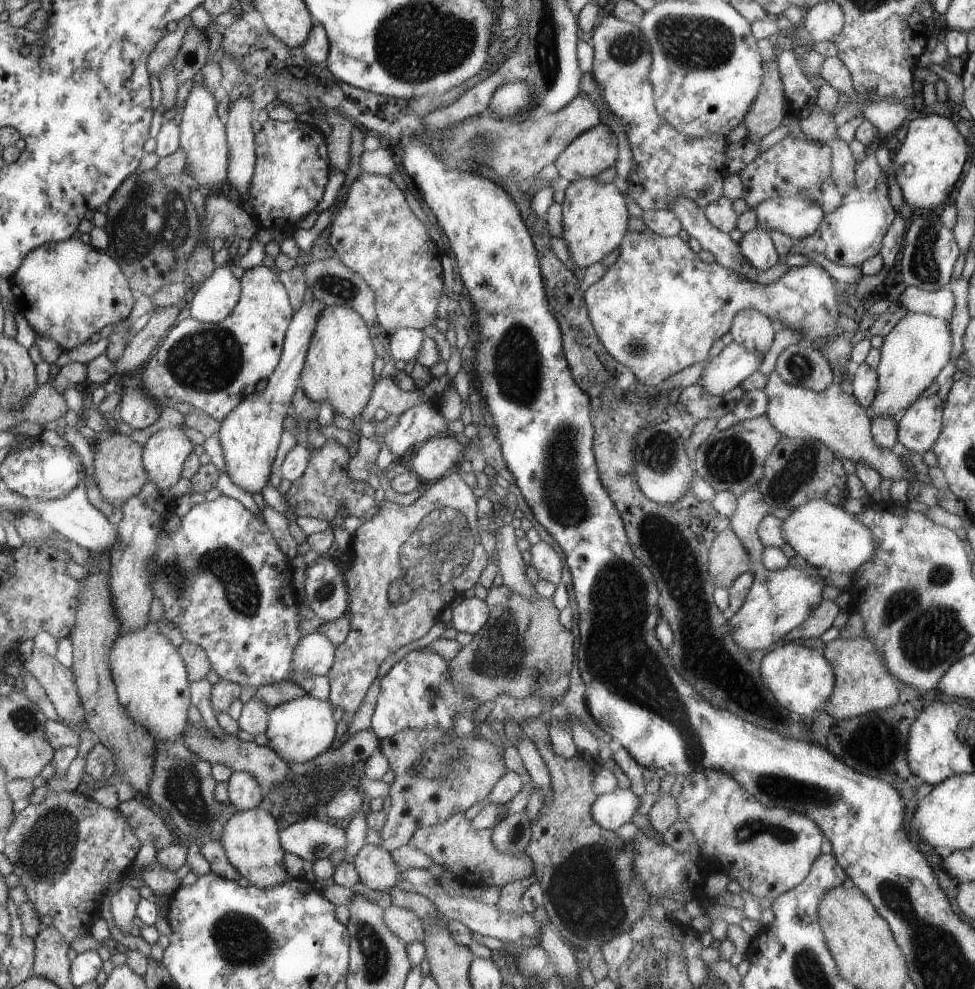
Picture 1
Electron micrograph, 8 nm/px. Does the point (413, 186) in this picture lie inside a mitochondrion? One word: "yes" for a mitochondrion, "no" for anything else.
no

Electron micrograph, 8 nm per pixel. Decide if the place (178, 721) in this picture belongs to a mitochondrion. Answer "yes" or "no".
no

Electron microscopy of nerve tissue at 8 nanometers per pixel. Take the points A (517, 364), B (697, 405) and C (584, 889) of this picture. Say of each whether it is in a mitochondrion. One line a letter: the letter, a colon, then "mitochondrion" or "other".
A: mitochondrion
B: other
C: mitochondrion

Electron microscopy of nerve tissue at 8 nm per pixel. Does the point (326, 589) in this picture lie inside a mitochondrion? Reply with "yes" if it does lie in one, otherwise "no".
yes

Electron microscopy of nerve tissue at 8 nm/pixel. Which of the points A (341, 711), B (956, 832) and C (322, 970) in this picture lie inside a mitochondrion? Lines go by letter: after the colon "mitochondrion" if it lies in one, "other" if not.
A: other
B: other
C: other

